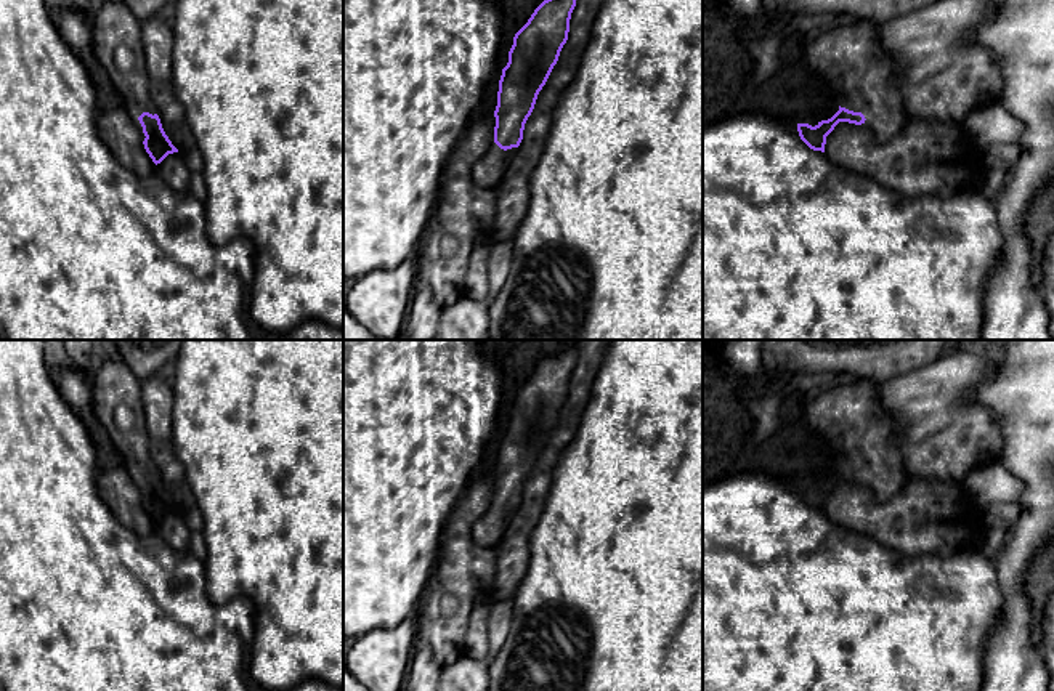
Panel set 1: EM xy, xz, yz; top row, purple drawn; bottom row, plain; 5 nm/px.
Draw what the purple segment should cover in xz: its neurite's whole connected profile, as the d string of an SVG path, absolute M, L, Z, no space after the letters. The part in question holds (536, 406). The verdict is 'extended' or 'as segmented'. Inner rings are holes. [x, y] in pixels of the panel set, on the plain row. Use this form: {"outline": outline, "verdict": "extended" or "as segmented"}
{"outline": "M573 343L544 359L515 393L499 439L494 500L472 527L476 545L494 548L513 518L537 454L568 399L576 359L578 345Z", "verdict": "extended"}

